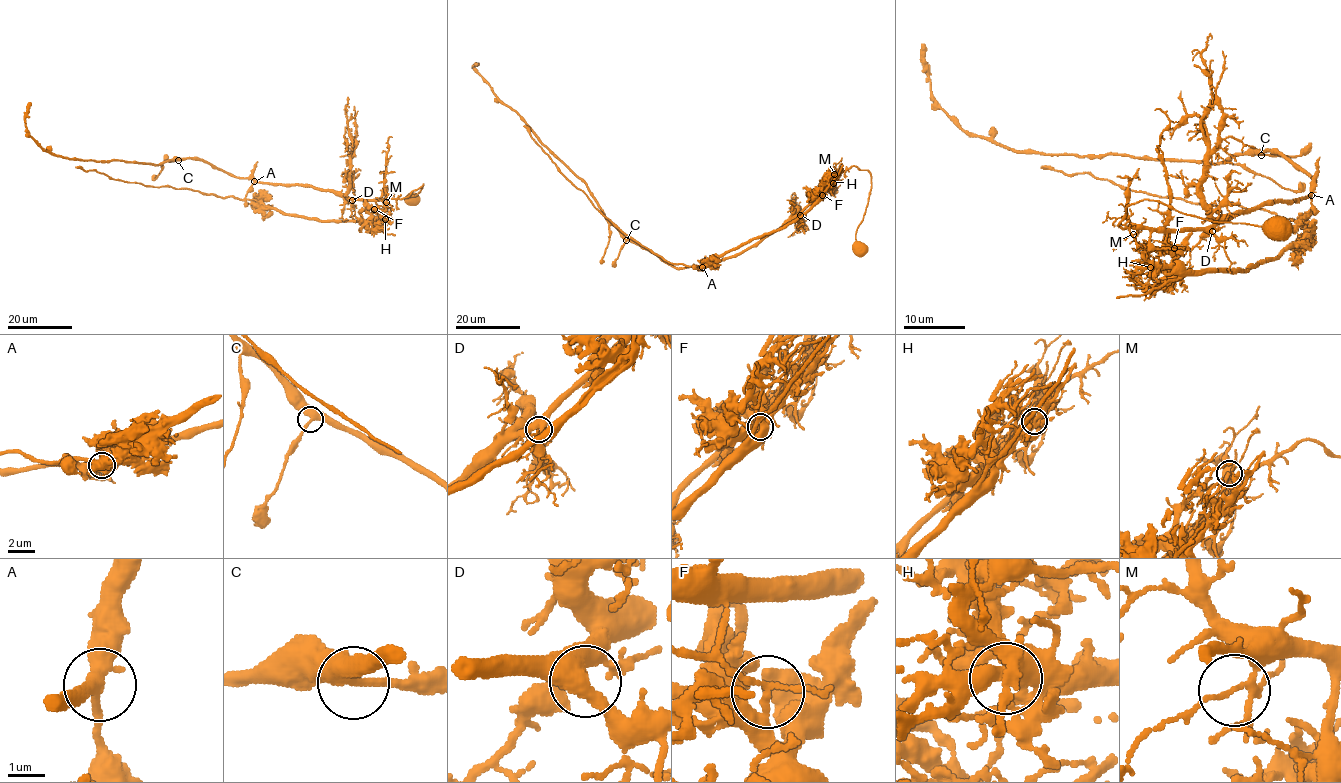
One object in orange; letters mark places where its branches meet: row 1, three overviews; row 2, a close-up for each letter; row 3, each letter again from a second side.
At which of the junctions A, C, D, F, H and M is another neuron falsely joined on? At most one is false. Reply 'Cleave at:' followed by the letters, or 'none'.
Cleave at: F

